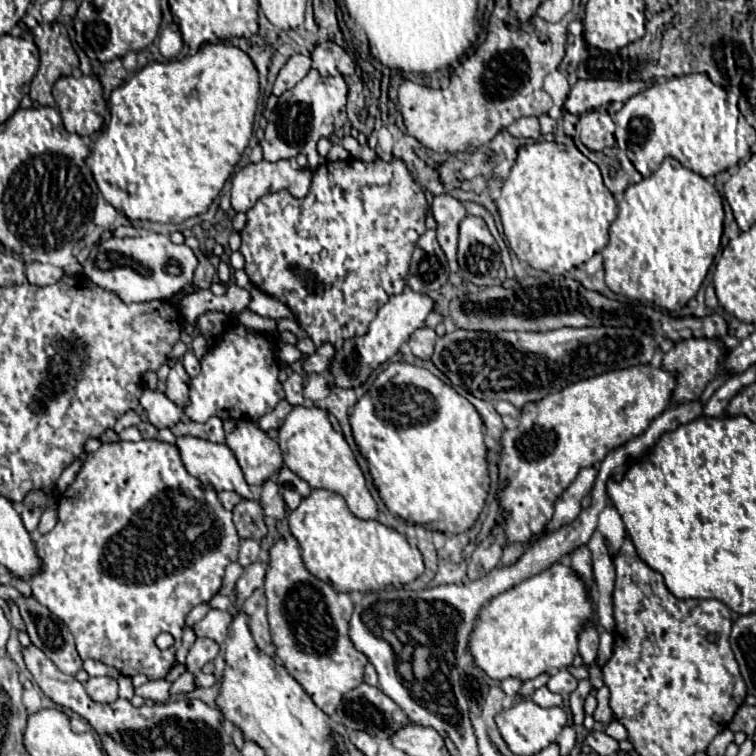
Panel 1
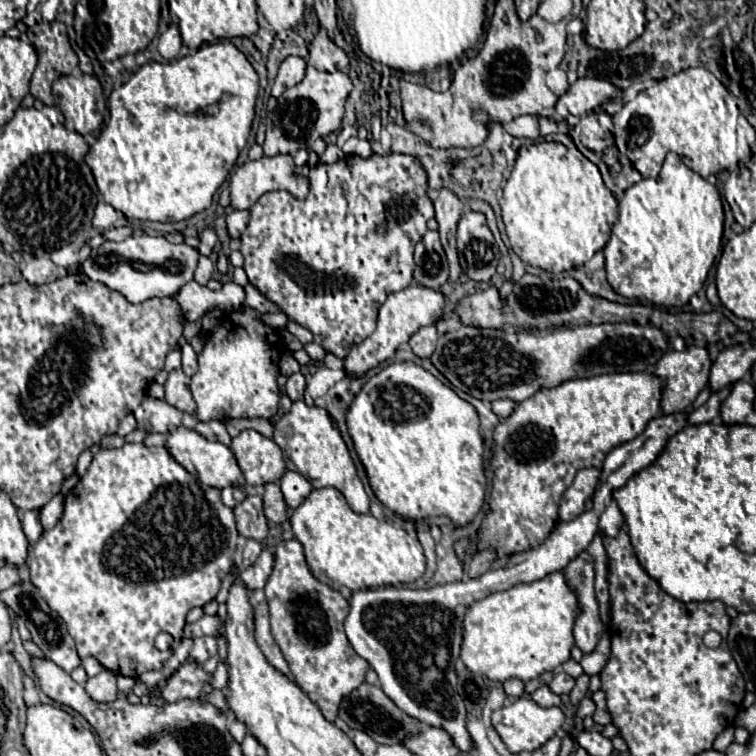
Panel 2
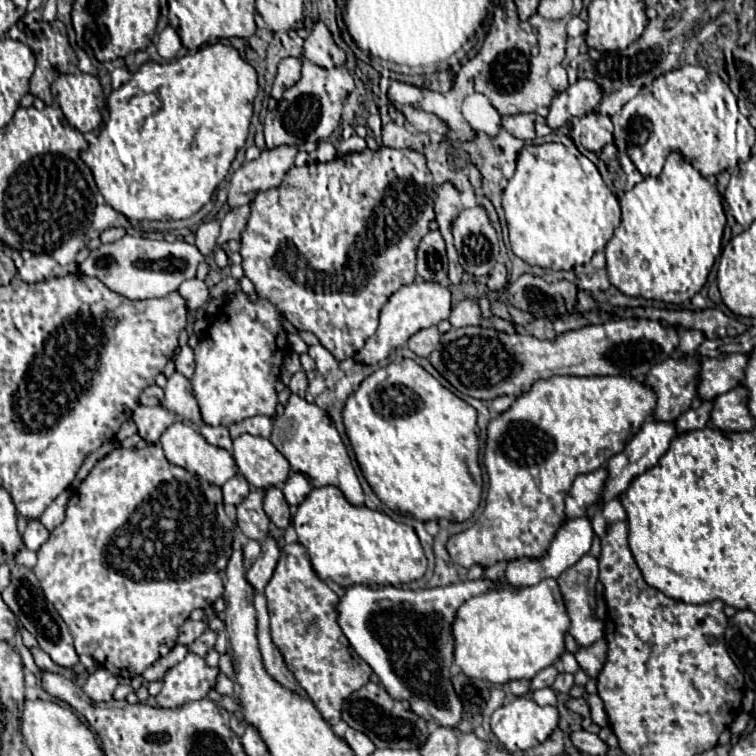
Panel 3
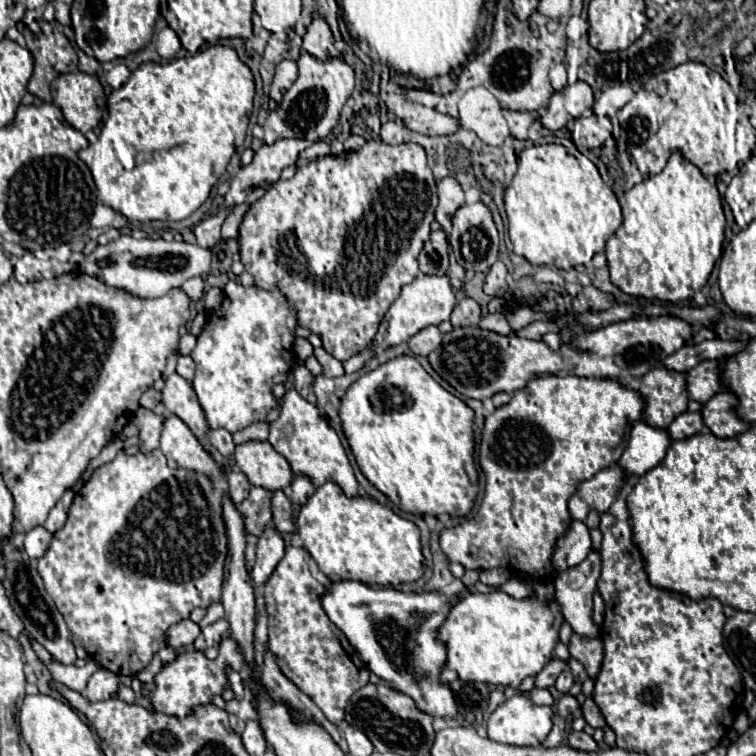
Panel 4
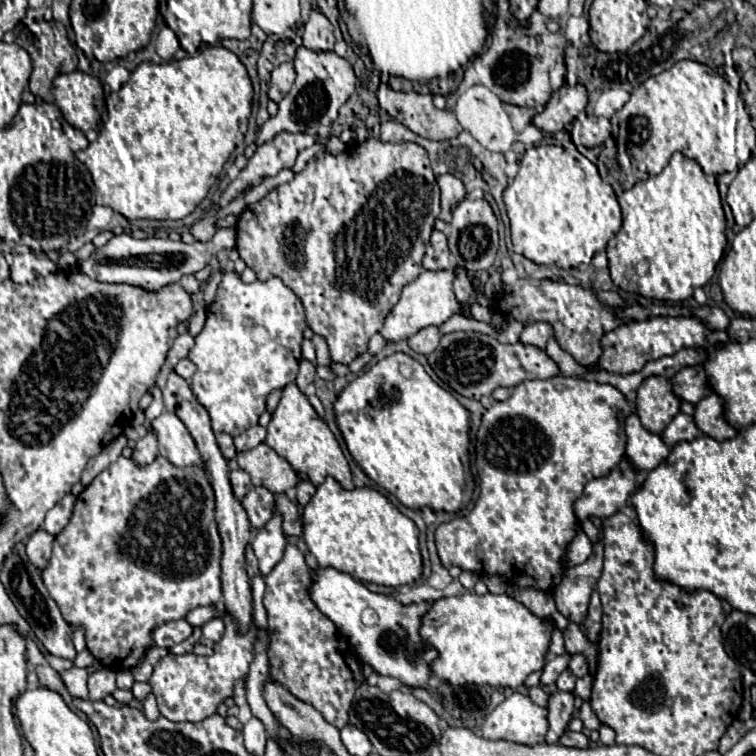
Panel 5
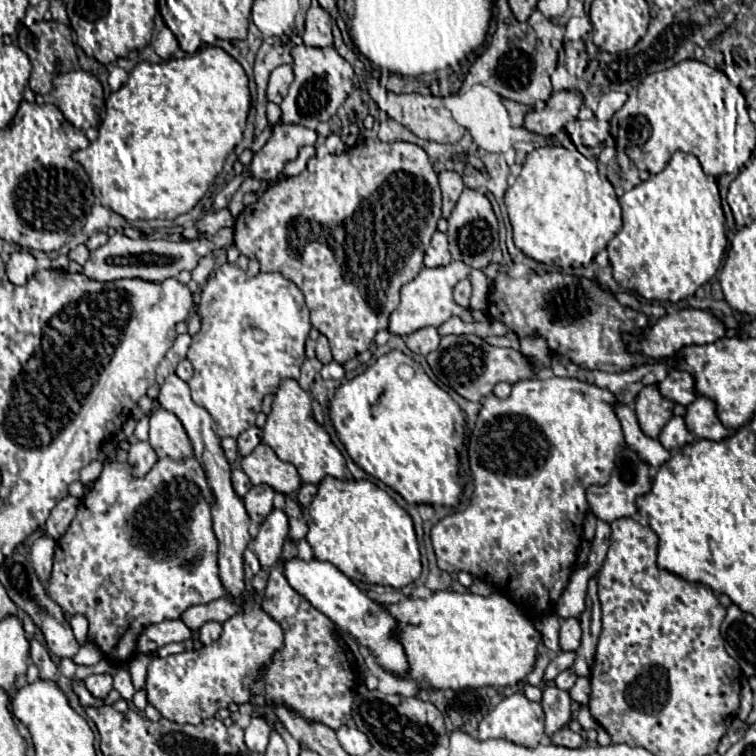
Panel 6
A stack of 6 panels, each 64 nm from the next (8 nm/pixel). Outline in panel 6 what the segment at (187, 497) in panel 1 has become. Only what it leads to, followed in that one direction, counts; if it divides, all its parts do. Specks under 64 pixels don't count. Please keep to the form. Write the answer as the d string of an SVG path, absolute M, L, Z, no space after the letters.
M168 456L158 458L144 478L134 476L128 462L106 464L88 494L80 500L76 518L56 542L48 594L62 606L66 618L82 614L88 620L88 642L92 642L112 666L120 668L132 662L136 656L136 636L140 636L148 624L180 618L190 606L208 604L226 594L218 576L218 540L212 532L210 506L212 492L198 460L176 462Z

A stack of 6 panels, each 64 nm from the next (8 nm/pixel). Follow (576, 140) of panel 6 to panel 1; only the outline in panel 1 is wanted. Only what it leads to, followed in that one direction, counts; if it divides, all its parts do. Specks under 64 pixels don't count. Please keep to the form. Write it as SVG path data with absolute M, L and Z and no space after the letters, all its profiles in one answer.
M590 110L579 117L580 139L592 151L603 151L616 143L616 126L607 111Z

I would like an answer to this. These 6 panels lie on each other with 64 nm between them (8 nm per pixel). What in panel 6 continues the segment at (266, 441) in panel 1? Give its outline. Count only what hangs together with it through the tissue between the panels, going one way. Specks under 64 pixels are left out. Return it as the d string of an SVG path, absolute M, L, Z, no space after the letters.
M260 444L248 456L242 456L240 464L250 476L252 484L268 484L282 494L292 494L302 484L296 468L288 462L282 462L266 444Z

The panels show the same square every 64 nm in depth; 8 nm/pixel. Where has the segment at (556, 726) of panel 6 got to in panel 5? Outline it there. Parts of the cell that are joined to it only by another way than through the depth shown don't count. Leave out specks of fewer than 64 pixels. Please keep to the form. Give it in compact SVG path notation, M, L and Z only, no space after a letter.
M556 692L550 696L548 702L548 722L550 722L550 730L546 734L546 744L556 744L558 738L566 732L568 722L572 718L574 712L574 696L570 692Z

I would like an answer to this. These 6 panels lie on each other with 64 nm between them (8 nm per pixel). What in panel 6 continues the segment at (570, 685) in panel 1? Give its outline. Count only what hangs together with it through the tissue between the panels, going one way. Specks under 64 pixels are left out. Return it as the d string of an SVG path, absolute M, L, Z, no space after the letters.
M564 670L564 672L558 674L558 678L554 680L554 684L556 684L560 690L570 690L570 688L574 686L576 678L578 678L578 676L576 676L572 670Z

